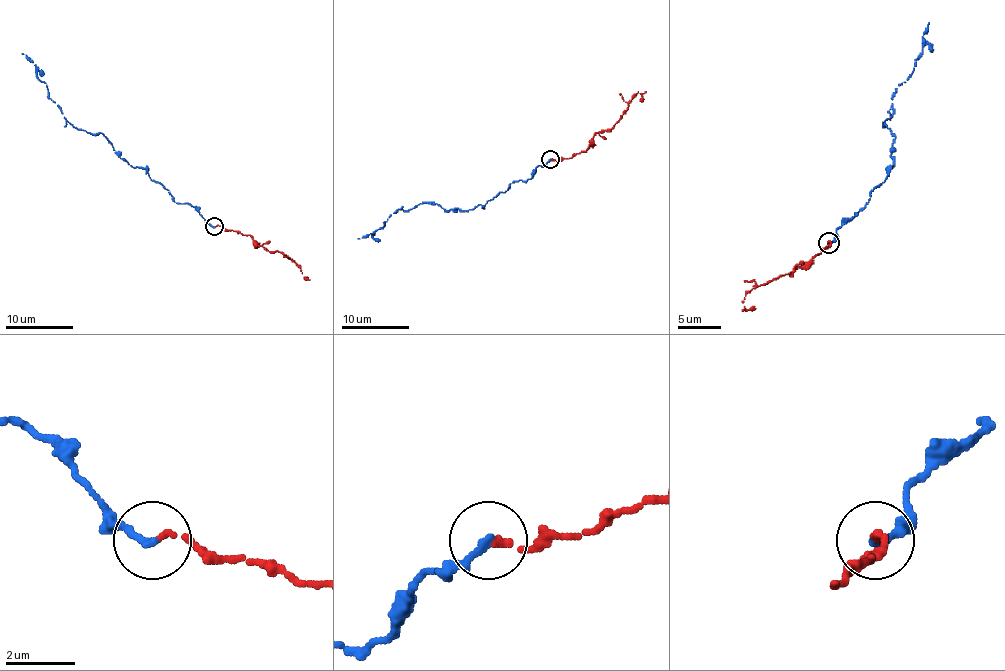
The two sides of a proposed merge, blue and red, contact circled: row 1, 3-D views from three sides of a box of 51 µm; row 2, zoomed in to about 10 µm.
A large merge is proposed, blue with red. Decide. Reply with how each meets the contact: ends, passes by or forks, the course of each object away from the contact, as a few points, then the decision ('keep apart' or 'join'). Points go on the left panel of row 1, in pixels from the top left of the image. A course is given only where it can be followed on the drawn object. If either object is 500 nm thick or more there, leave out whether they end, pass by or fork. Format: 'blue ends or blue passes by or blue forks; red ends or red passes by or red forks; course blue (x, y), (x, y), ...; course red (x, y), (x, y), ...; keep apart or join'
blue ends; red ends; course blue (214, 226), (188, 204), (177, 204), (144, 168), (131, 167), (100, 133), (73, 126), (22, 53); course red (216, 226), (246, 234), (263, 246), (285, 255), (304, 277); join

